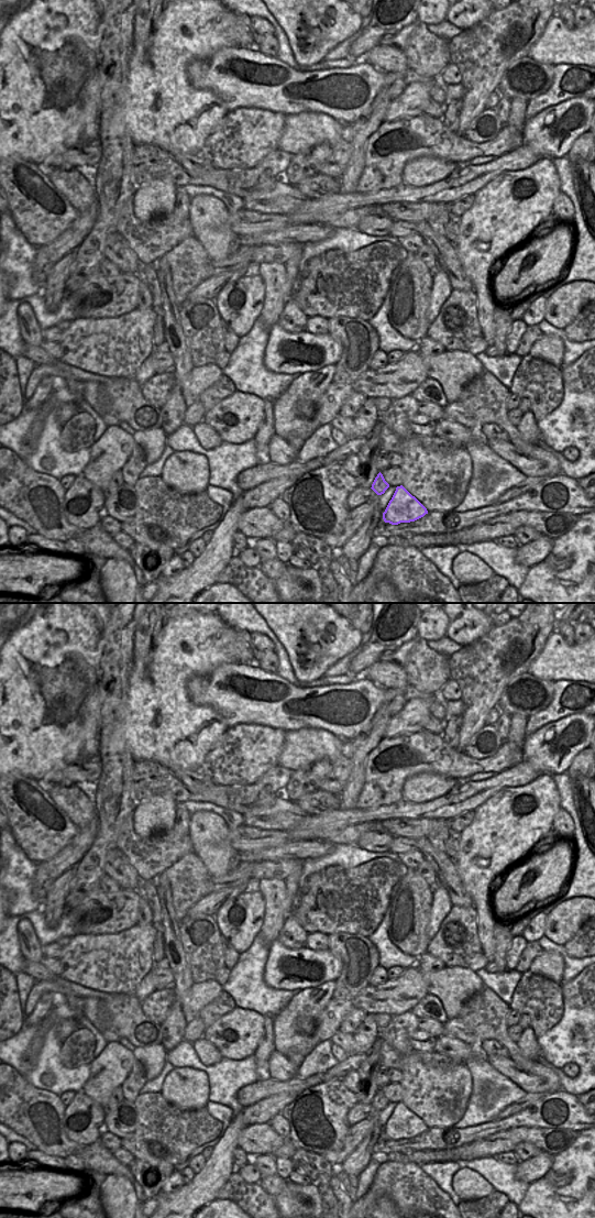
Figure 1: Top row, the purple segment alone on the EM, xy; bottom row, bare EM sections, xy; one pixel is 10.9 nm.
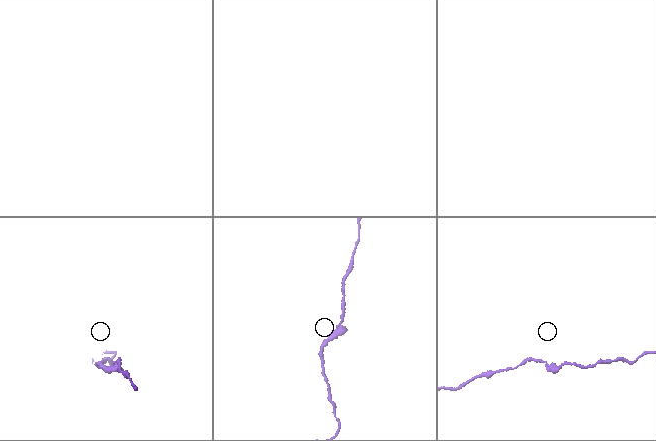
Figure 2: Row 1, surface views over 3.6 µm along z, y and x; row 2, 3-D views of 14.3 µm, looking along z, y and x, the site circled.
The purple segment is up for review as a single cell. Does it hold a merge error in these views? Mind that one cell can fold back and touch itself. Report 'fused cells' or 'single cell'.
single cell

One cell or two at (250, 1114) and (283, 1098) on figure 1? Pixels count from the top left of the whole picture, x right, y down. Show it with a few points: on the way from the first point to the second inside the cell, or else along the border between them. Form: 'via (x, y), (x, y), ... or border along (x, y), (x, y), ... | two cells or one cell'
via (257, 1114), (275, 1104) | one cell

